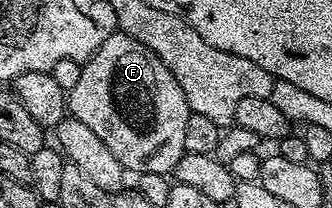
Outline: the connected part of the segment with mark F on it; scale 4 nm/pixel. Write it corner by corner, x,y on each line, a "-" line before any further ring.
110,32
107,40
103,40
99,49
83,63
79,81
75,88
67,91
67,110
72,117
83,120
83,124
87,124
87,128
91,128
91,132
107,144
115,160
119,160
119,164
134,175
147,172
172,175
186,153
183,136
191,111
183,96
183,88
179,88
175,76
171,76
163,60
159,60
151,48
126,34

